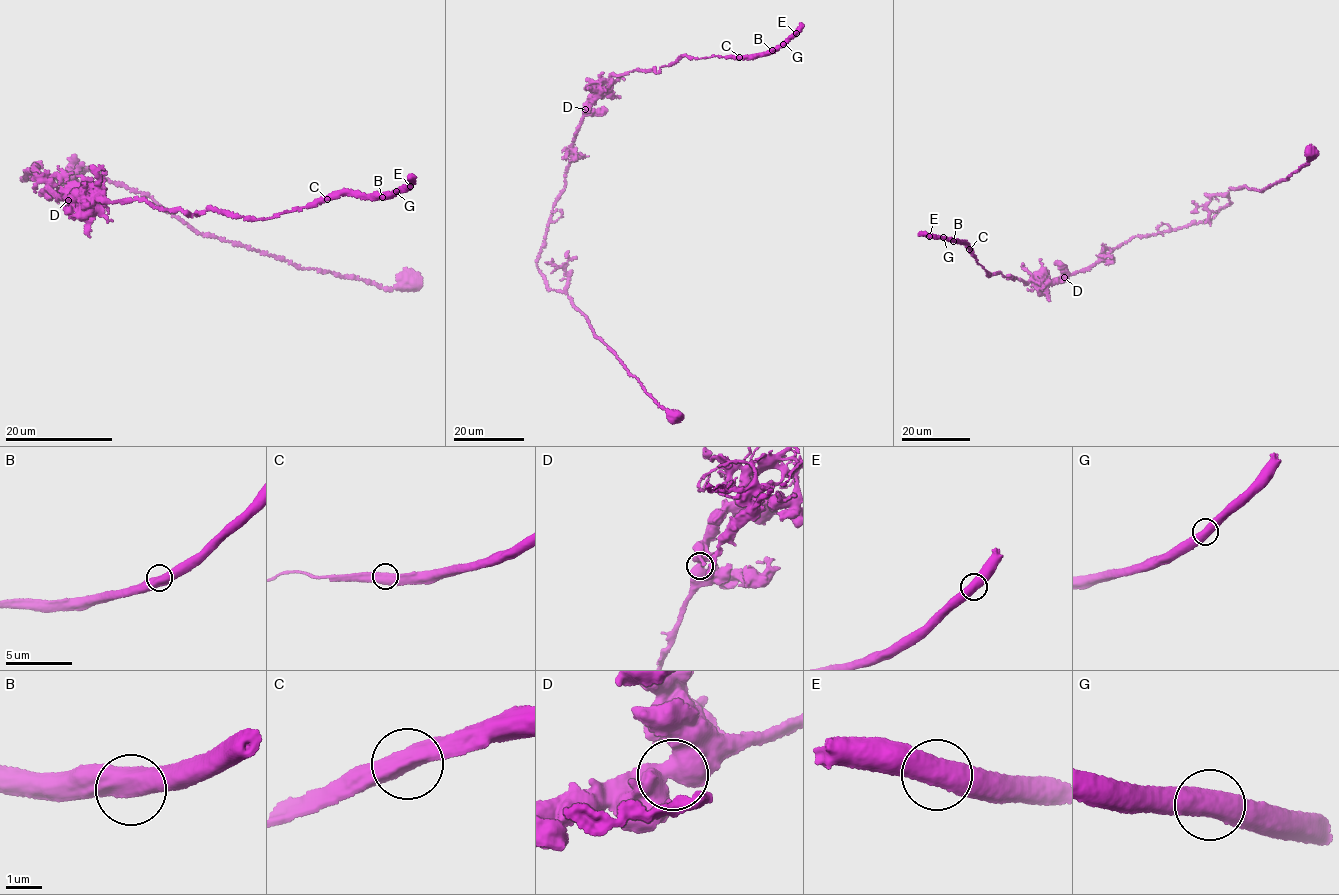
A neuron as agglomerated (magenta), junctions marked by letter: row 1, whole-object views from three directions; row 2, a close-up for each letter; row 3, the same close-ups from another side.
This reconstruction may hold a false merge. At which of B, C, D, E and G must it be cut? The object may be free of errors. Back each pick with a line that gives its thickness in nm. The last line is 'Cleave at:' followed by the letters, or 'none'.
C: Thickness 550 nm
Cleave at: C

